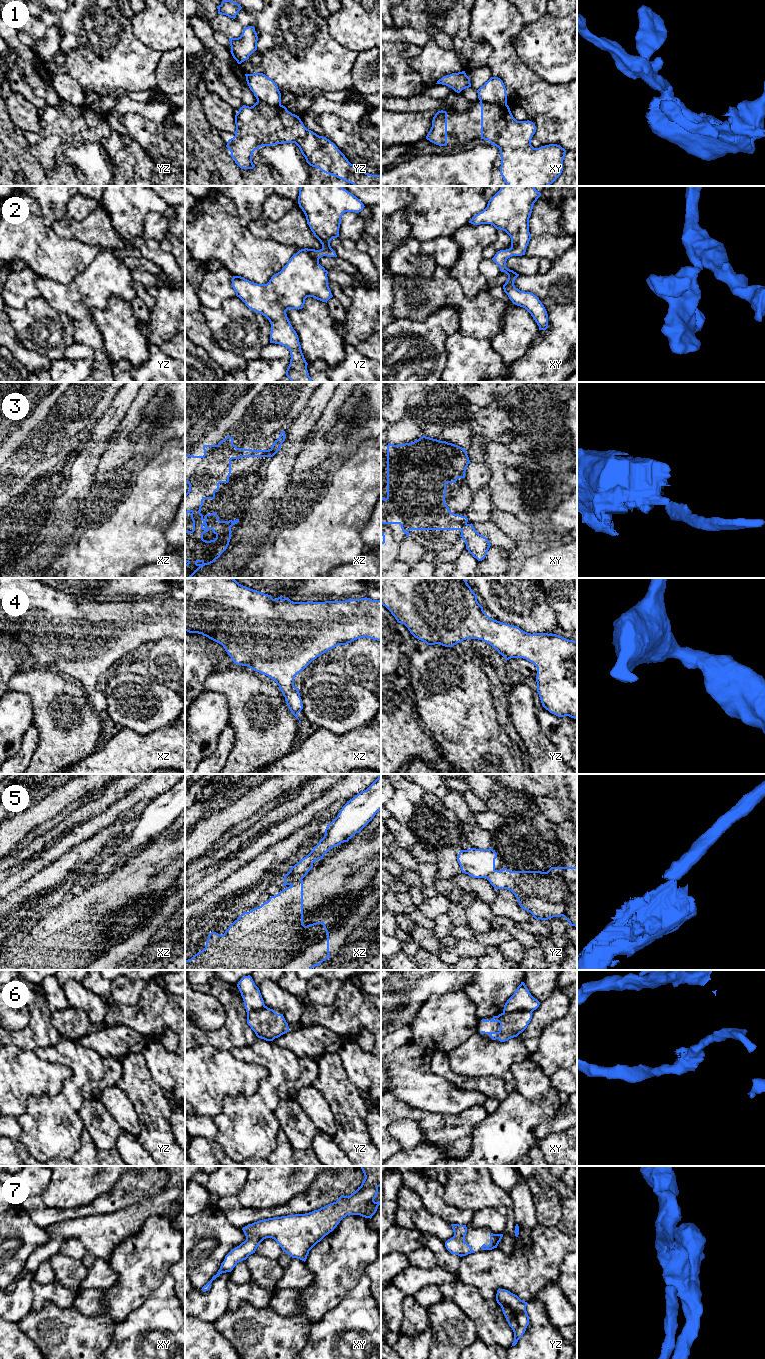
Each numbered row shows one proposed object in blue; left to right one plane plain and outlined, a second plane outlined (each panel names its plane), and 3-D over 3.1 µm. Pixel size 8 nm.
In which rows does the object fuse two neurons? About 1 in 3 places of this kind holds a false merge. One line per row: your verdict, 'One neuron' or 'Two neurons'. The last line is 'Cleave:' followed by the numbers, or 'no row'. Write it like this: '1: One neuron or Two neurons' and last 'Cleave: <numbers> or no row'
1: Two neurons
2: One neuron
3: Two neurons
4: One neuron
5: Two neurons
6: Two neurons
7: One neuron
Cleave: 1, 3, 5, 6

